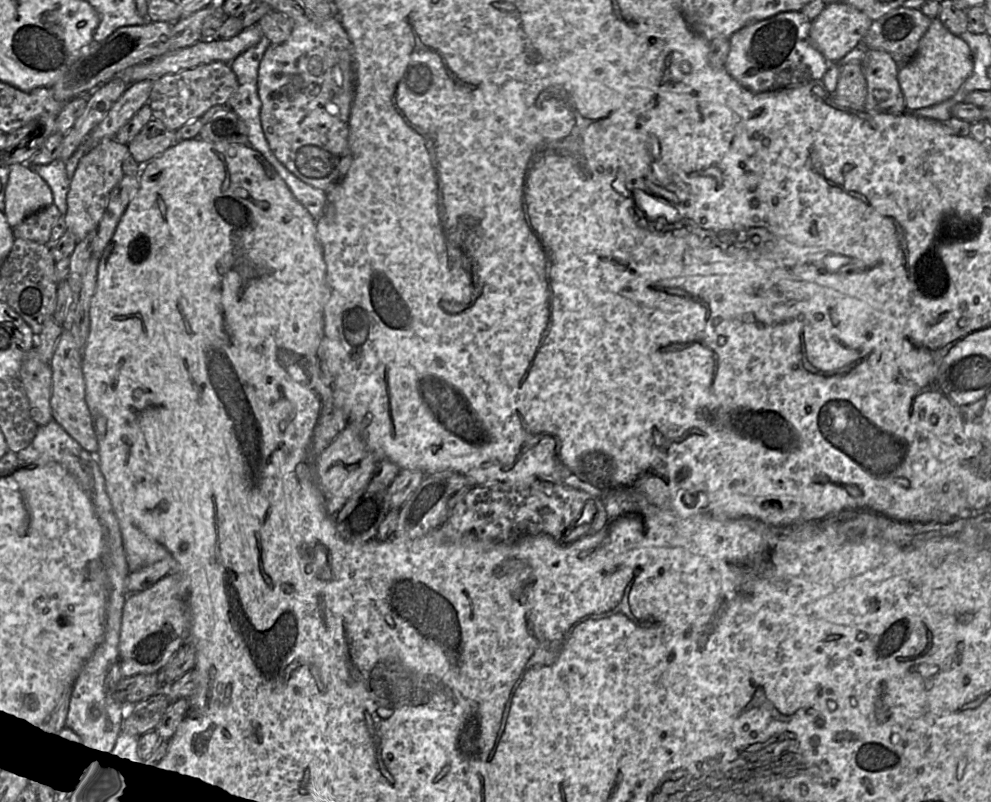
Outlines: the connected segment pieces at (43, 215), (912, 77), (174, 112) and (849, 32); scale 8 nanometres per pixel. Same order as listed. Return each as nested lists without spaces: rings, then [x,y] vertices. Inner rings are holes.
[[[52,203],[49,206],[29,215],[13,228],[16,239],[31,240],[41,244],[48,244],[51,230],[61,213]]]
[[[932,19],[930,27],[920,40],[914,58],[898,73],[899,85],[904,95],[906,112],[940,104],[953,97],[973,72],[973,58],[969,45],[957,35],[951,33],[938,19]]]
[[[216,61],[166,74],[154,80],[147,104],[151,109],[152,118],[176,131],[187,122],[200,118],[212,106],[227,103],[236,88],[236,76],[229,63]]]
[[[845,2],[827,4],[818,17],[812,20],[810,38],[829,63],[836,63],[858,46],[872,22],[864,12]]]

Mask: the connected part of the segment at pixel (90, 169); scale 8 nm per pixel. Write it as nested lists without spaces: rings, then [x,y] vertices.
[[[111,138],[103,140],[80,158],[70,182],[65,214],[66,229],[73,233],[77,242],[83,240],[91,231],[97,230],[110,193],[124,176],[122,163],[128,154],[130,153],[127,145]]]

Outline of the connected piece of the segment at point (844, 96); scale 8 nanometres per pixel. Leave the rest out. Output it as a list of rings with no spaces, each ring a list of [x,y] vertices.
[[[850,63],[841,67],[833,101],[845,109],[864,109],[867,99],[867,84],[860,64]]]

